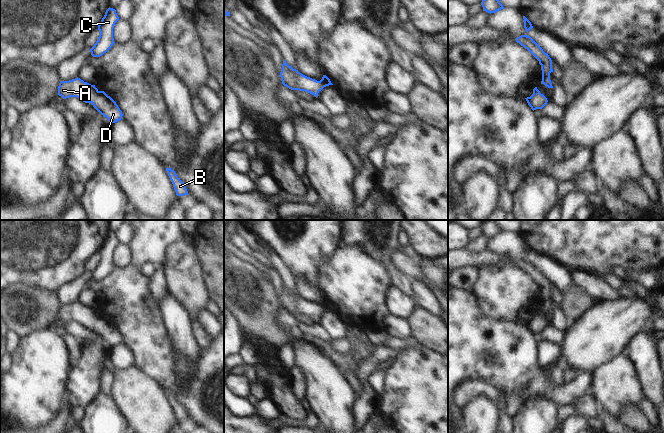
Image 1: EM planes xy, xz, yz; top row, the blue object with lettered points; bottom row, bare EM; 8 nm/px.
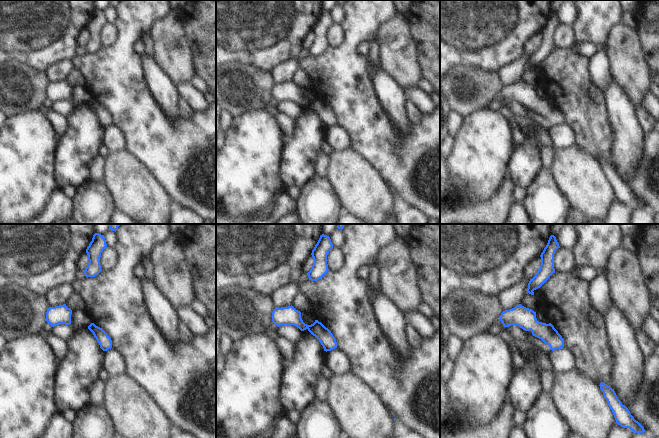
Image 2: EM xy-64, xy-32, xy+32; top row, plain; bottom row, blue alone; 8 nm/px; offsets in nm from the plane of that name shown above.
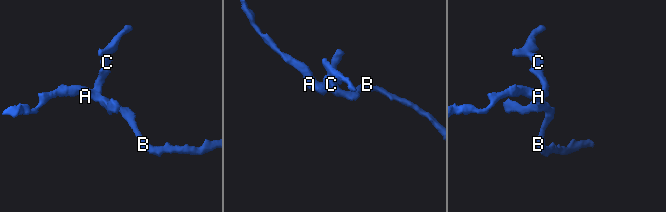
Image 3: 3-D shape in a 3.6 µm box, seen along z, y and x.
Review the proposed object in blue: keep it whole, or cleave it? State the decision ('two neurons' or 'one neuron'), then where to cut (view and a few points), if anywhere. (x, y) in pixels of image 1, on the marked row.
one neuron | no cut

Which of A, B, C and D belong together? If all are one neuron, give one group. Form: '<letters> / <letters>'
A B C D

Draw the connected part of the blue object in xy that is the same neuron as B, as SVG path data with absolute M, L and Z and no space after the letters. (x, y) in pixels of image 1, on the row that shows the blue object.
M166 168L168 176L173 184L174 190L177 196L188 195L188 191L184 185L184 183L178 178L175 171L171 168Z

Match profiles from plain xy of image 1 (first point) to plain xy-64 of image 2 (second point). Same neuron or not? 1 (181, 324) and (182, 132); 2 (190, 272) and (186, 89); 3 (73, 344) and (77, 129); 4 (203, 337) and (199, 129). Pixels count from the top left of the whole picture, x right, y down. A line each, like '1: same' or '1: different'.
1: different
2: different
3: different
4: different

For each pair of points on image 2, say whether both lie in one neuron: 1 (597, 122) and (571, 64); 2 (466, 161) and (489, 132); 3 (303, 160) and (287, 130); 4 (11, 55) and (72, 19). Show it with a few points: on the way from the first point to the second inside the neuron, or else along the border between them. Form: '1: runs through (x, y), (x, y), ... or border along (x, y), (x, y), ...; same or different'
1: runs through (584, 108), (574, 93), (571, 78); same
2: runs through (473, 154), (484, 143), (485, 139); same
3: border along (294, 120), (292, 135), (284, 143); different
4: runs through (26, 41), (48, 19), (57, 19); same

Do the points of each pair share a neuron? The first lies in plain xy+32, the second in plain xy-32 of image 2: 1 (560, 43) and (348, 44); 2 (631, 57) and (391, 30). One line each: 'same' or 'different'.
1: different
2: same

